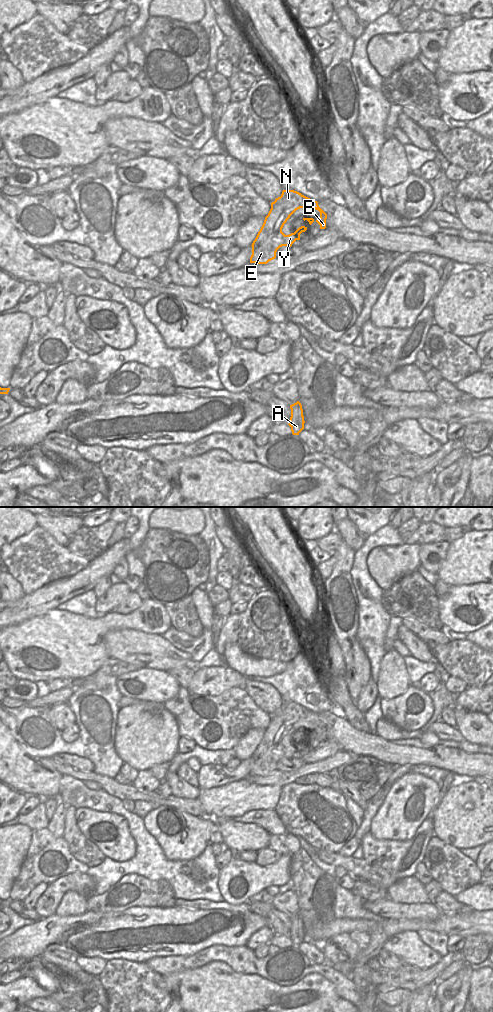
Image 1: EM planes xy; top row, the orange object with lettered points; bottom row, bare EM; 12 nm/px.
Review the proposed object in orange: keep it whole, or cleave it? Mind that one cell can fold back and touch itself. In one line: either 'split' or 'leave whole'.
split

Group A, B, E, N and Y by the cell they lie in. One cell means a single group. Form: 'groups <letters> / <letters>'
groups A / B E N Y

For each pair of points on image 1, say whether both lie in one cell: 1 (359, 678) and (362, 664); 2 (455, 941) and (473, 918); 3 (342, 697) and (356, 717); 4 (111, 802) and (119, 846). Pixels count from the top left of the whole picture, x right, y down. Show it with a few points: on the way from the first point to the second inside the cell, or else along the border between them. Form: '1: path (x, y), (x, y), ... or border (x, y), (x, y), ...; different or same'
1: path (359, 675), (359, 667); same
2: border (448, 936), (460, 935), (463, 938); different
3: path (342, 702), (351, 712); same
4: border (90, 808), (123, 816), (129, 830); different

